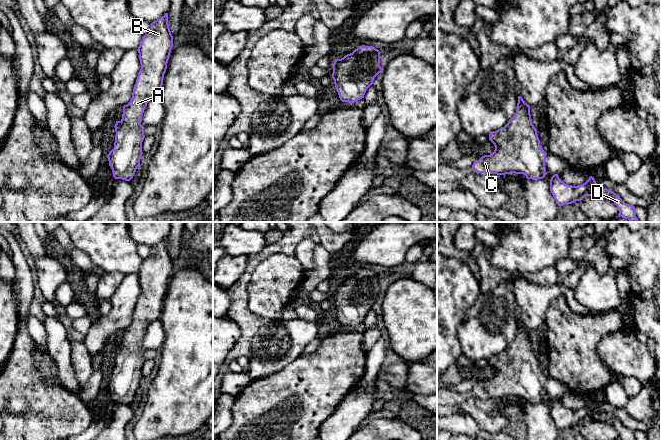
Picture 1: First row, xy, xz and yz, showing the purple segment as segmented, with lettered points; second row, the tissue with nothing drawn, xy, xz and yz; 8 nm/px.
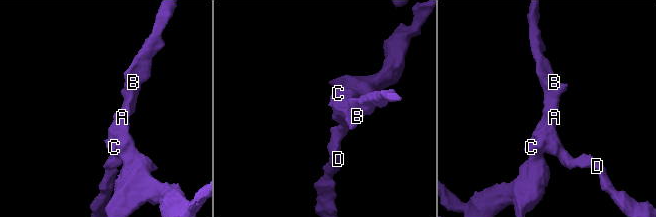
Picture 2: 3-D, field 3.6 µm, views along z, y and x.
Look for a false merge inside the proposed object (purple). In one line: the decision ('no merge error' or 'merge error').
no merge error

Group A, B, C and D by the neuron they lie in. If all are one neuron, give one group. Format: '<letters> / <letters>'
A B C D

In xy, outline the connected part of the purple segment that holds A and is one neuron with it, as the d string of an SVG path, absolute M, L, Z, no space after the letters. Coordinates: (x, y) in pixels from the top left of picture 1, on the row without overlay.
M168 237L151 247L151 254L142 261L137 273L141 293L132 322L123 330L122 343L115 348L114 372L107 379L115 403L130 405L143 378L144 351L140 348L148 326L159 320L164 298L173 271Z

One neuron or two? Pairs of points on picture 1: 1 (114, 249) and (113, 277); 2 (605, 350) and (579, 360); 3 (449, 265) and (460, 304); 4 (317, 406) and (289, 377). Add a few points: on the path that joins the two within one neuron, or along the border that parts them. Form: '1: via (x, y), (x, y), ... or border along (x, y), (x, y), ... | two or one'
1: border along (105, 271), (118, 271), (124, 275) | two
2: border along (609, 333), (599, 342), (597, 353), (613, 371) | two
3: via (449, 275), (450, 294) | one
4: via (310, 399), (295, 384) | one

